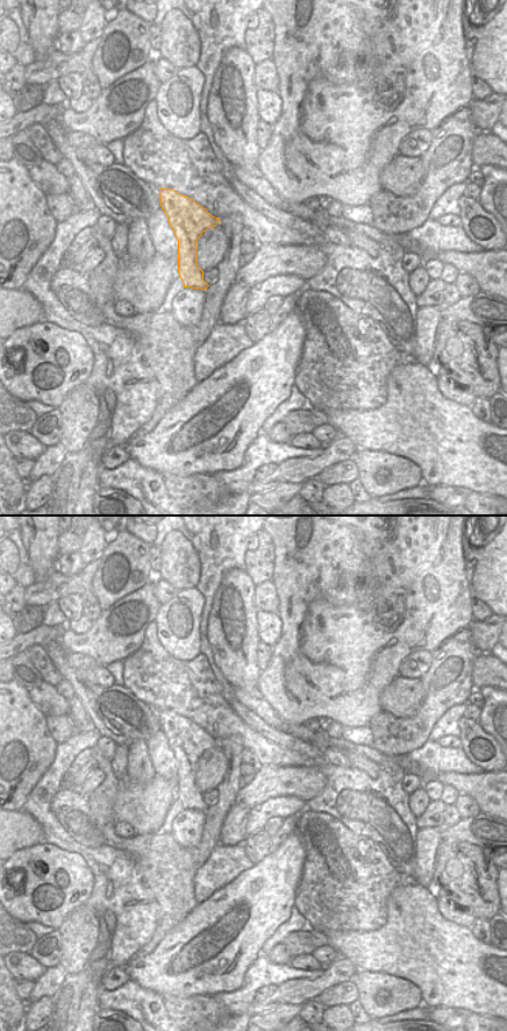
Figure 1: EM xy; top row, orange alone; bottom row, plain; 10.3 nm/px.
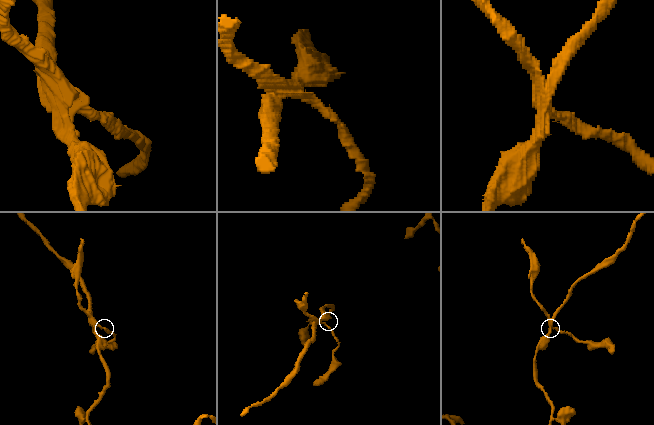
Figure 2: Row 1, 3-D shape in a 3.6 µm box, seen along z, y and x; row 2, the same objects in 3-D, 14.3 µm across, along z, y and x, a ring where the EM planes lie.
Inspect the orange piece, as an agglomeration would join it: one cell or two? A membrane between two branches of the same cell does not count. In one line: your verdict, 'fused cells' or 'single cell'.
fused cells

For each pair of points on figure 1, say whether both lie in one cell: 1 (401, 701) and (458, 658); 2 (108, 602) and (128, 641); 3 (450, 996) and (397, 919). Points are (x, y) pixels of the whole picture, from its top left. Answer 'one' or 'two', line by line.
1: two
2: two
3: one

